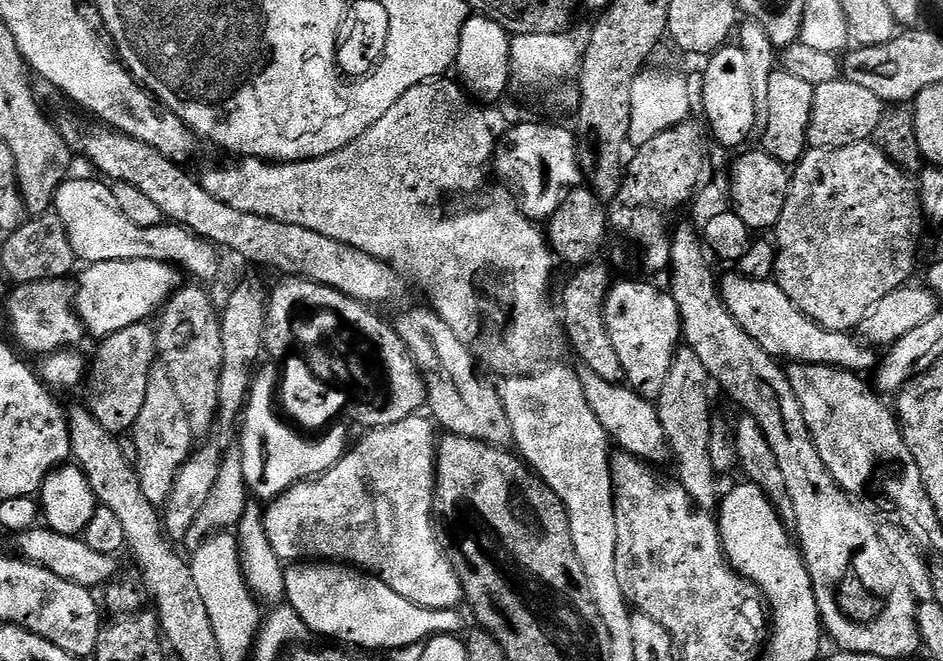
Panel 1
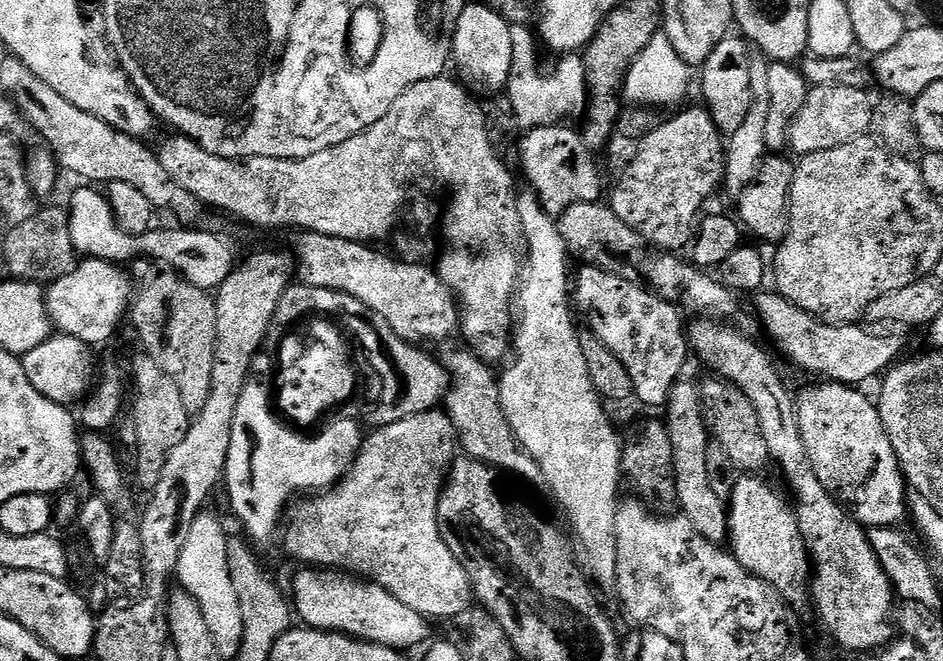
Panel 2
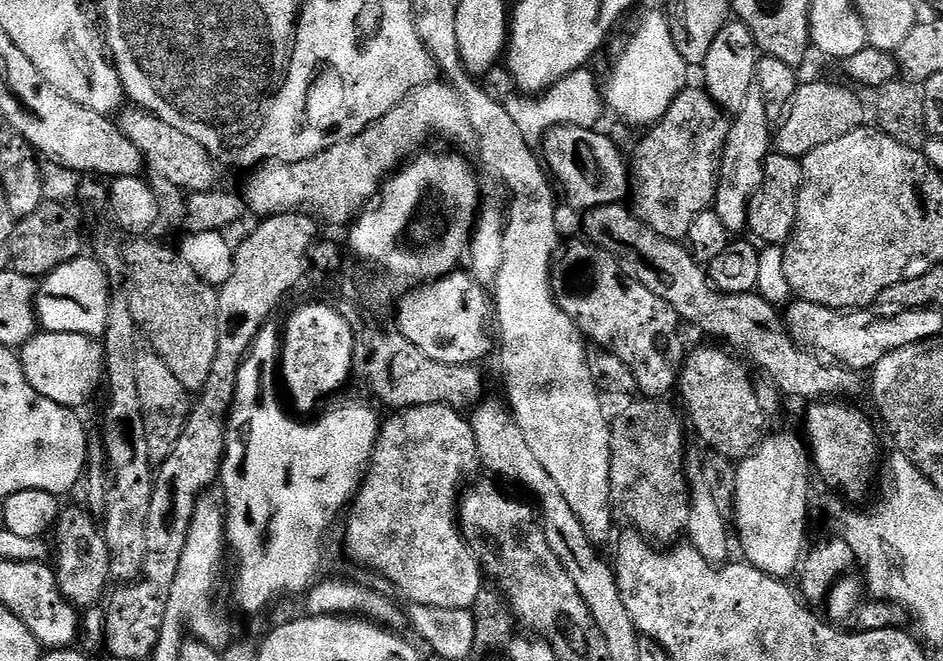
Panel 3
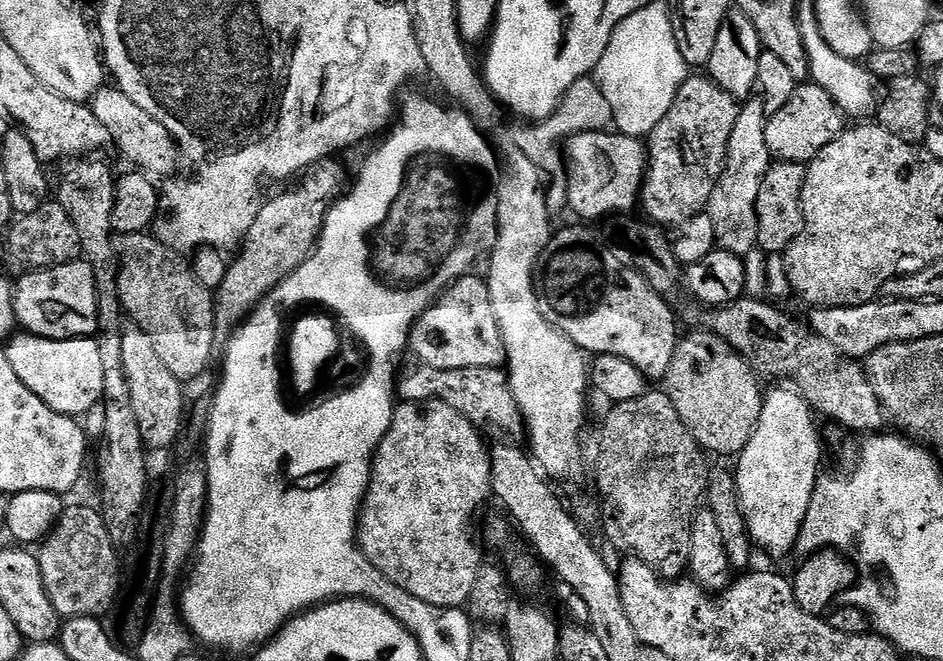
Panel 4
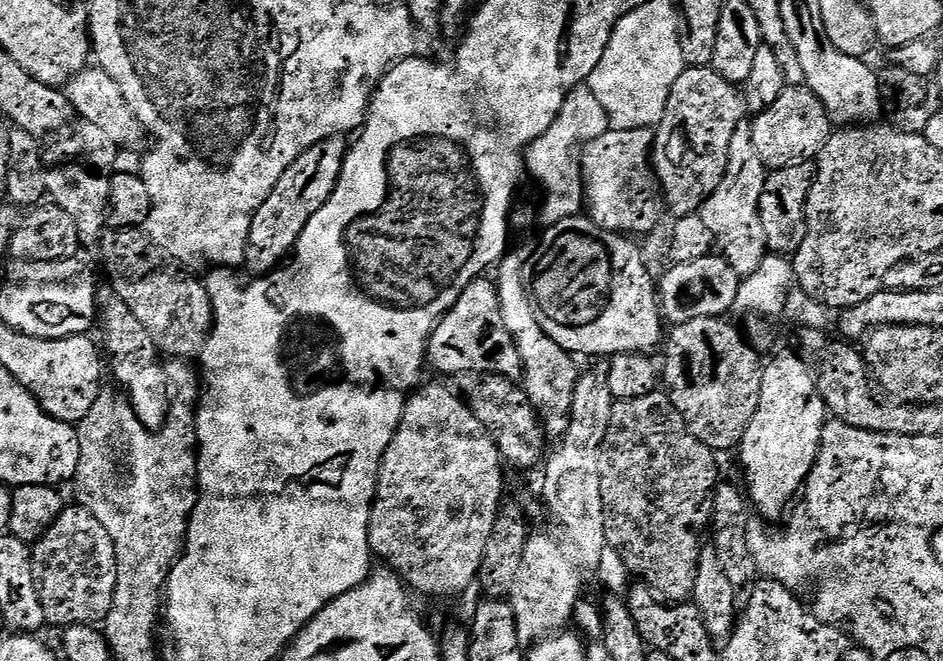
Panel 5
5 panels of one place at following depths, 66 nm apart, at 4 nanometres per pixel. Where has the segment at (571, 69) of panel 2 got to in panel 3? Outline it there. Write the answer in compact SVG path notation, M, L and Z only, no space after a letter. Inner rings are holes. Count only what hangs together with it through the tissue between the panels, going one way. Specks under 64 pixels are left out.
M587 67L572 72L566 78L558 81L554 87L541 96L517 95L505 108L514 118L514 122L522 130L524 139L529 142L539 141L548 135L552 128L560 126L578 126L579 128L596 128L599 125L600 115L606 112L606 104L595 76Z

